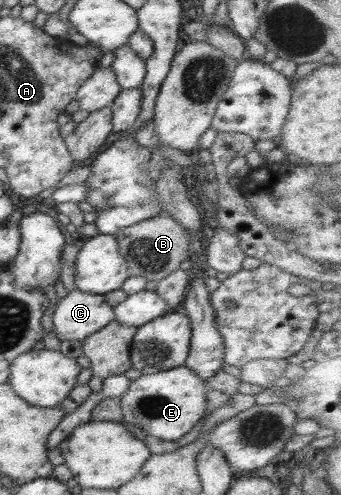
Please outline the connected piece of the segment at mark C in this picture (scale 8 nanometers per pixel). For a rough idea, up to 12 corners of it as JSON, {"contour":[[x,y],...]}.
{"contour":[[73,289],[57,300],[52,328],[82,341],[113,320],[104,295]]}

